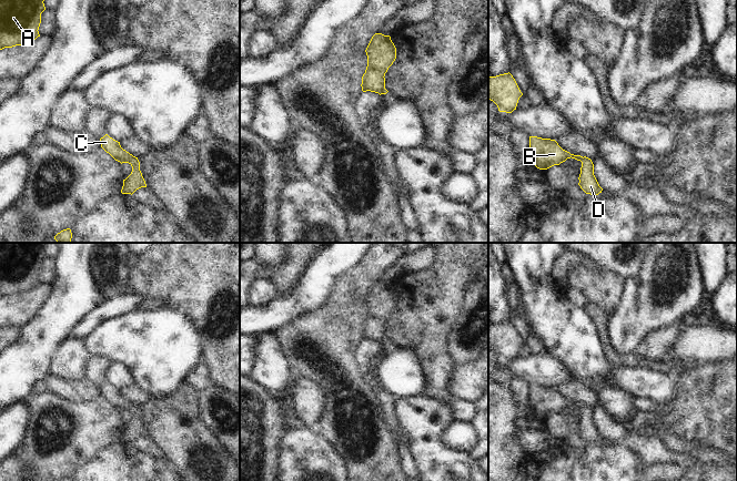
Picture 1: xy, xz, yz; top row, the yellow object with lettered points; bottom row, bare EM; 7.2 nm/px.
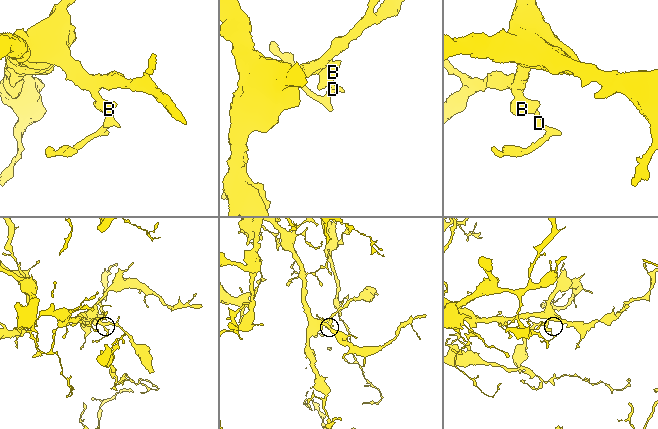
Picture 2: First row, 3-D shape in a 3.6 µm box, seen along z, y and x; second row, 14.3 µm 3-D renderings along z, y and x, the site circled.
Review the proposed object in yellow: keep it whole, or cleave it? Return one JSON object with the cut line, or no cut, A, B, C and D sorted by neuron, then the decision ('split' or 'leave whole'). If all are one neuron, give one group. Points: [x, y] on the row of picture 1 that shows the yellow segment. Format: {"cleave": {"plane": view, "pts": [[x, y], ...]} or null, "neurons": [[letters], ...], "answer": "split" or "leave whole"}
{"cleave": null, "neurons": [["A", "B", "C", "D"]], "answer": "leave whole"}

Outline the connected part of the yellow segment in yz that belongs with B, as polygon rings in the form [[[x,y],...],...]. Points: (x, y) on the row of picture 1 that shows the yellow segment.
[[[529,136],[529,163],[537,168],[547,170],[571,157],[582,162],[578,177],[580,188],[593,196],[602,193],[603,188],[594,175],[594,164],[590,158],[571,154],[563,150],[555,140]]]

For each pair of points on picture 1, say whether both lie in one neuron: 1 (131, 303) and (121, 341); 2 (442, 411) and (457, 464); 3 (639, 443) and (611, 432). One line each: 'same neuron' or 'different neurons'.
1: different neurons
2: same neuron
3: same neuron

